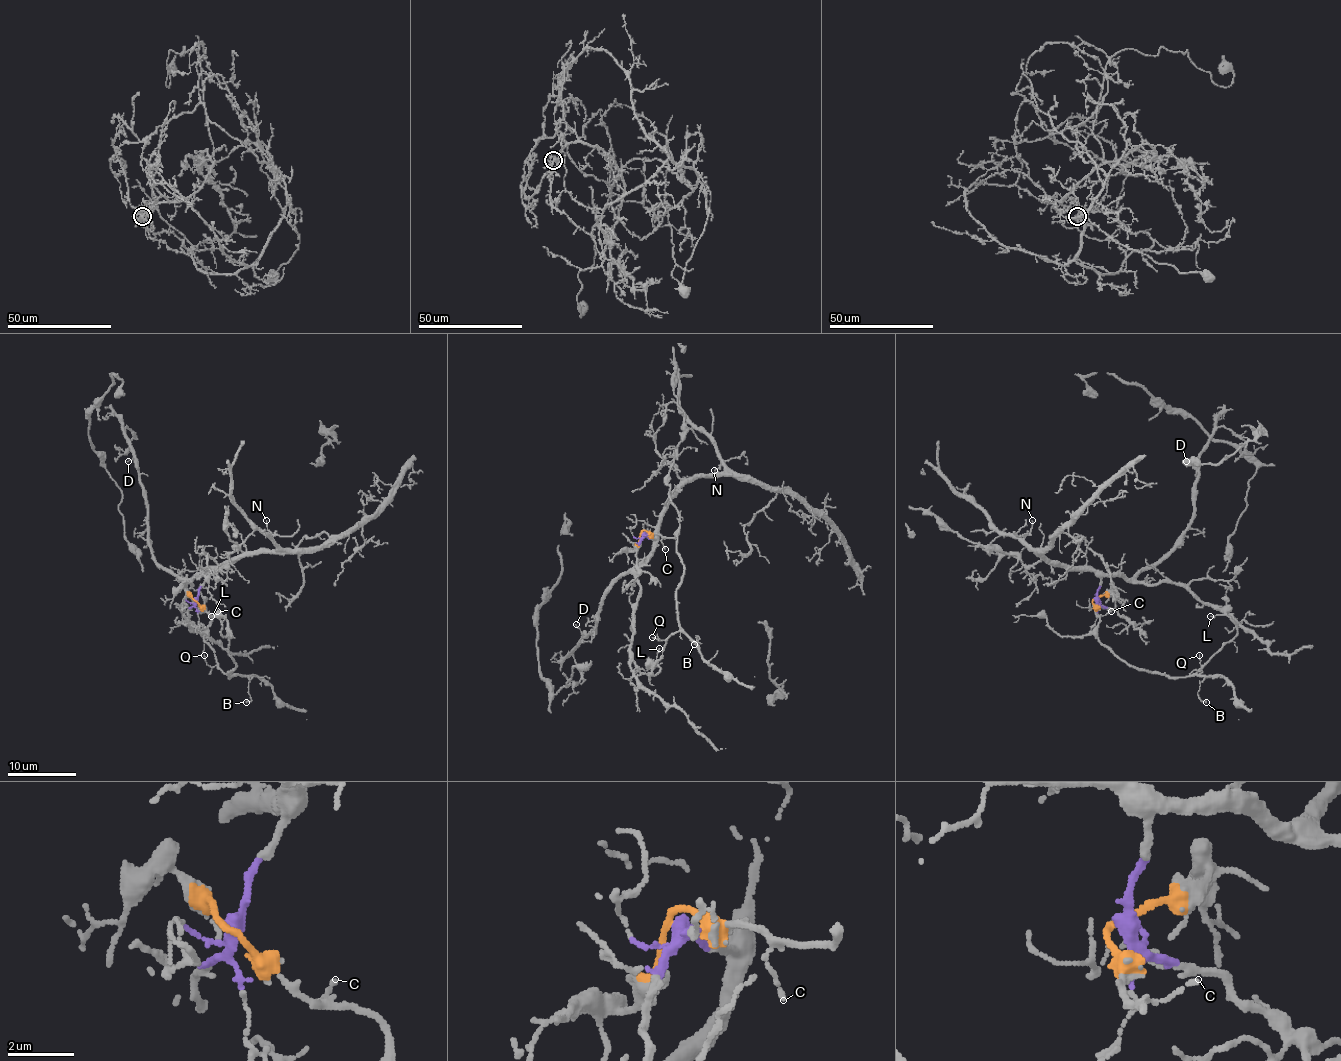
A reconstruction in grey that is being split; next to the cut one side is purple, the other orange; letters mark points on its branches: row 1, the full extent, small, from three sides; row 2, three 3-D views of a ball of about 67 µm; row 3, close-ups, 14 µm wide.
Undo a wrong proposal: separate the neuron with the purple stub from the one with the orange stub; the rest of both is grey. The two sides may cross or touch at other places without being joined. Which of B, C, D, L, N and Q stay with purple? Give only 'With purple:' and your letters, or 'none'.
With purple: D, N

